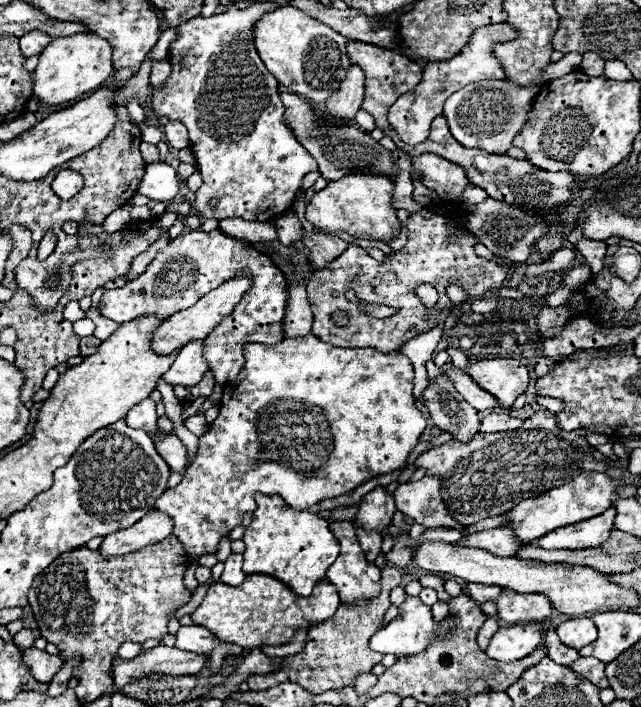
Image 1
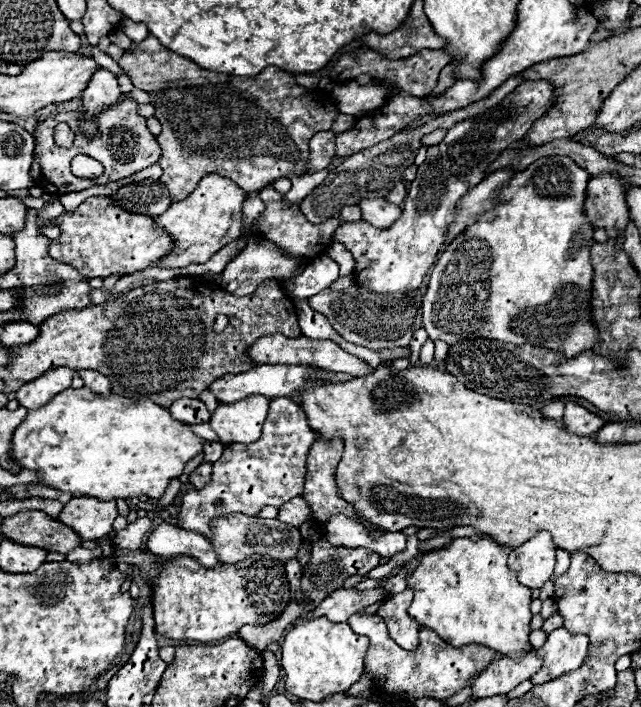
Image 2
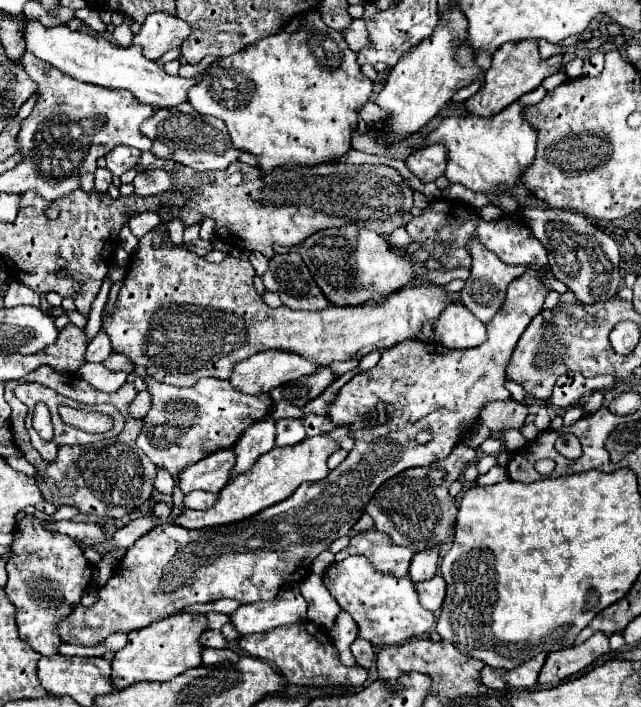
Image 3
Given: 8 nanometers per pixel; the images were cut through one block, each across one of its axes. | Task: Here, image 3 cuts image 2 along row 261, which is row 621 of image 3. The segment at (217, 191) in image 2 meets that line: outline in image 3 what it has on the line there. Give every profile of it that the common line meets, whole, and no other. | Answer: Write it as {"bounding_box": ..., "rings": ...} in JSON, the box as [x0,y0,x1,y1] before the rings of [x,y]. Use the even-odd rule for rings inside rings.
{"bounding_box":[112,614,208,690],"rings":[[[176,614],[156,622],[150,628],[134,630],[128,634],[128,644],[116,652],[112,660],[112,682],[118,690],[128,688],[138,682],[158,682],[172,680],[178,674],[202,664],[202,634],[208,630],[208,620],[204,614]]]}

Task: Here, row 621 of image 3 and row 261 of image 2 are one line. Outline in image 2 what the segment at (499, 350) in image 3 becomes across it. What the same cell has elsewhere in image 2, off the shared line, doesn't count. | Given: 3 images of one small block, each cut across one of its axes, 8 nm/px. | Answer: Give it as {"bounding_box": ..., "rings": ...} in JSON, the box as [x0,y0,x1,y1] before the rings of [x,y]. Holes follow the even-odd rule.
{"bounding_box":[50,196,174,278],"rings":[[[92,196],[82,202],[74,212],[64,212],[58,218],[60,238],[52,240],[50,254],[74,266],[86,278],[108,278],[110,274],[128,276],[140,272],[154,262],[162,260],[174,248],[172,236],[158,228],[152,218],[130,214],[120,206],[110,204],[106,196]]]}

